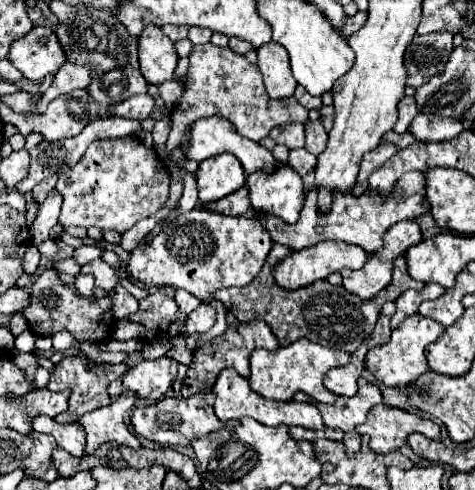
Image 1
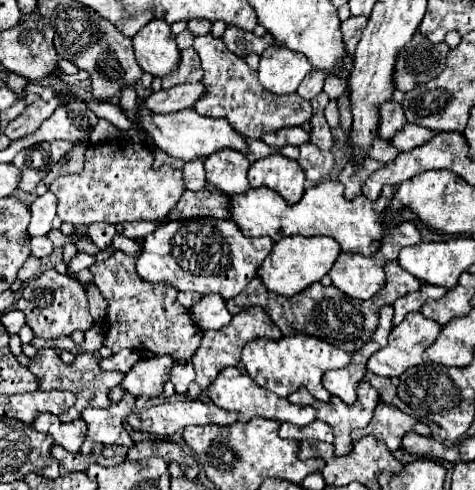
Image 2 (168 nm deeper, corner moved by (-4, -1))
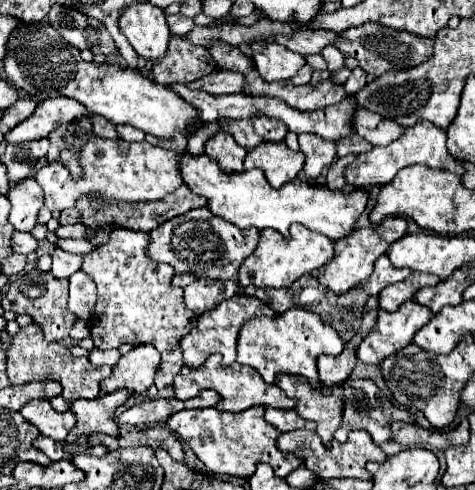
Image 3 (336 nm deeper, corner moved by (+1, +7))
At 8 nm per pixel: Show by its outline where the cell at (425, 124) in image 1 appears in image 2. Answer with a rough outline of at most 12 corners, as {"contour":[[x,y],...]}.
{"contour":[[405,124],[391,144],[399,150],[413,150],[435,136],[435,132]]}

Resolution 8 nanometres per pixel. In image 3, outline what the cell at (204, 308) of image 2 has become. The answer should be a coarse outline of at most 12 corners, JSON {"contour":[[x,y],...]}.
{"contour":[[198,278],[184,288],[194,314],[238,292],[234,280]]}

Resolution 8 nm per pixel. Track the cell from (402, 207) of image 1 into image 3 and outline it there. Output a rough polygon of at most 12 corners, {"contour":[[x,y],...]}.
{"contour":[[182,152],[180,172],[214,216],[286,236],[298,222],[340,240],[368,194],[262,170],[228,174]]}

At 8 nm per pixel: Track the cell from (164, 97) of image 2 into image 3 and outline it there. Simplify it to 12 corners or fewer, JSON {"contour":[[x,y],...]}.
{"contour":[[210,72],[188,84],[210,94],[242,94],[242,74]]}

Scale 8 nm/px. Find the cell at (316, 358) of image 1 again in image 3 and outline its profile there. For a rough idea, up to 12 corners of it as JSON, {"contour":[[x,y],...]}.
{"contour":[[294,306],[240,328],[236,362],[272,384],[278,372],[318,384],[316,358],[344,340]]}

